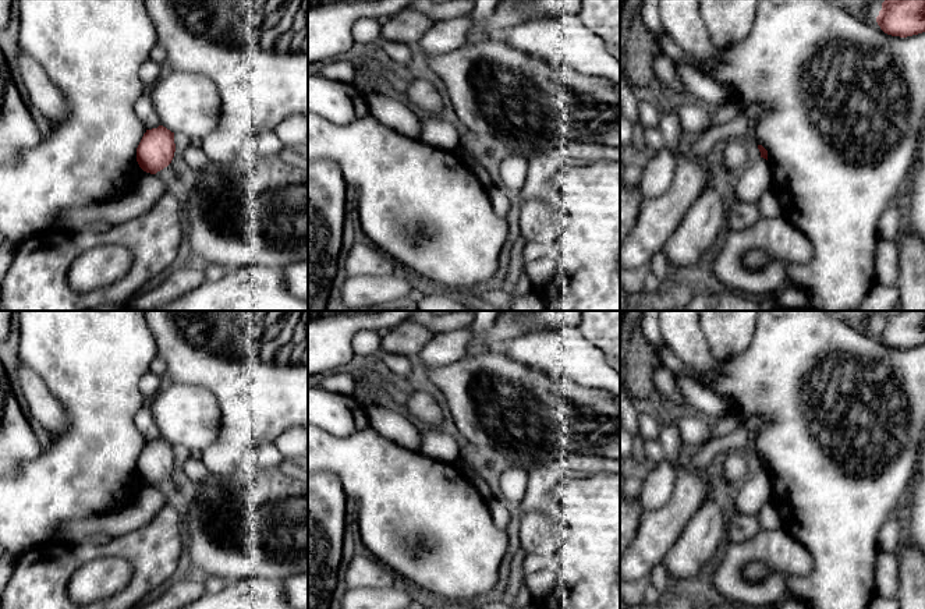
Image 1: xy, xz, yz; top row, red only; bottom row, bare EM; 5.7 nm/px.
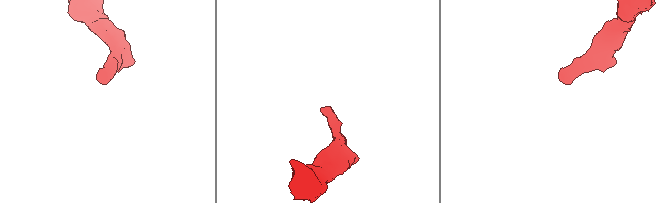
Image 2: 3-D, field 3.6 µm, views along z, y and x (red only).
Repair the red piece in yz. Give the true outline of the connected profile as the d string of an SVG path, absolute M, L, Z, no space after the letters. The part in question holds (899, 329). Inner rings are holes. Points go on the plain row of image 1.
M886 311L876 329L880 341L907 350L925 344L925 311Z

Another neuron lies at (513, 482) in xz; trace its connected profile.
M508 465L507 470L500 477L500 492L503 499L520 504L525 496L528 485L528 470Z

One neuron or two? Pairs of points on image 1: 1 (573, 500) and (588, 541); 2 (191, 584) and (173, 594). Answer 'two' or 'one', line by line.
1: one
2: one

